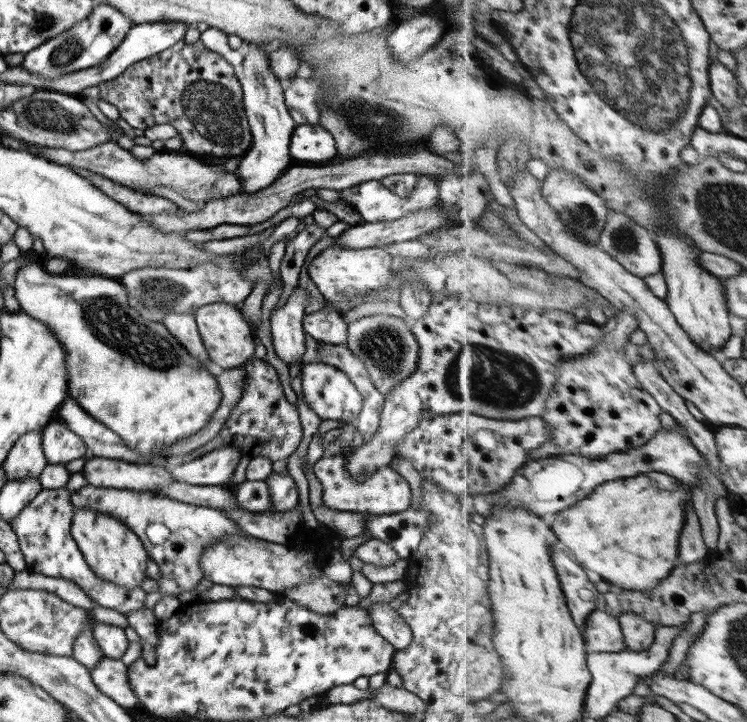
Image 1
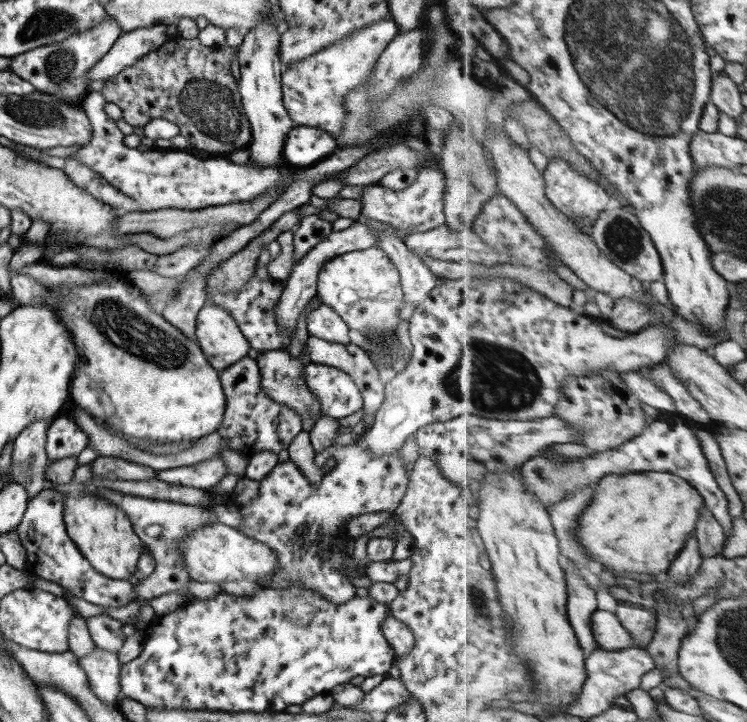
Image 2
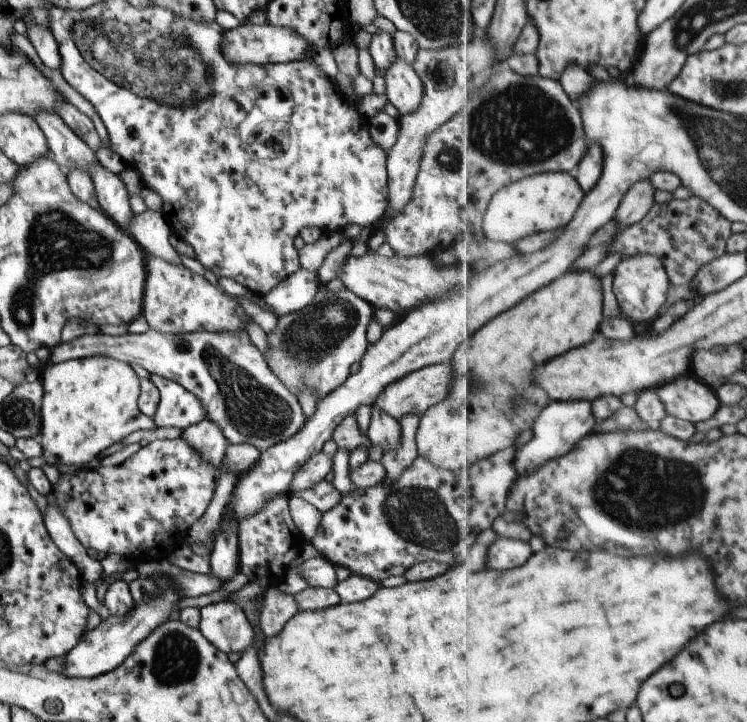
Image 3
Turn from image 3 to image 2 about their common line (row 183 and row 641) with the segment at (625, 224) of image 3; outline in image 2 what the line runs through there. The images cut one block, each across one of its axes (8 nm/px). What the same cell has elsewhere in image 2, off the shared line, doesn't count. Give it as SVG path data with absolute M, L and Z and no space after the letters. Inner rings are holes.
M617 600L616 615L620 617L621 623L629 633L636 638L636 644L646 649L658 630L658 617L655 613L651 613L643 605Z

